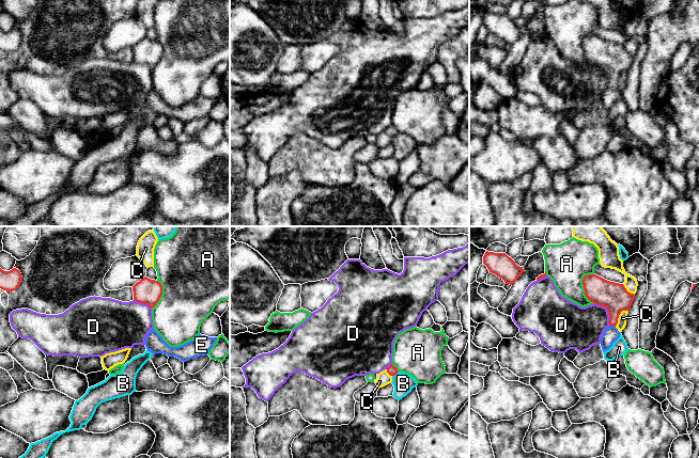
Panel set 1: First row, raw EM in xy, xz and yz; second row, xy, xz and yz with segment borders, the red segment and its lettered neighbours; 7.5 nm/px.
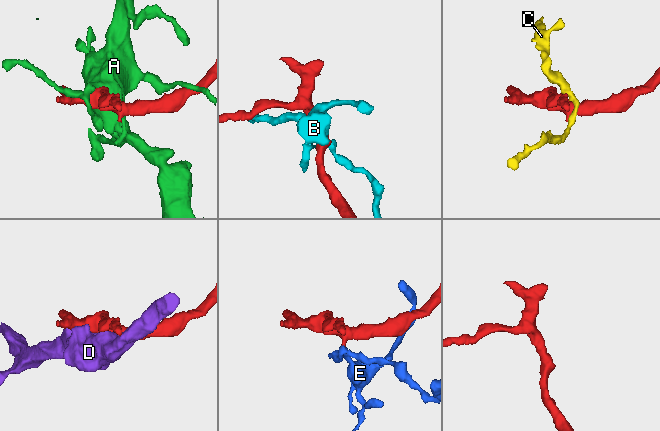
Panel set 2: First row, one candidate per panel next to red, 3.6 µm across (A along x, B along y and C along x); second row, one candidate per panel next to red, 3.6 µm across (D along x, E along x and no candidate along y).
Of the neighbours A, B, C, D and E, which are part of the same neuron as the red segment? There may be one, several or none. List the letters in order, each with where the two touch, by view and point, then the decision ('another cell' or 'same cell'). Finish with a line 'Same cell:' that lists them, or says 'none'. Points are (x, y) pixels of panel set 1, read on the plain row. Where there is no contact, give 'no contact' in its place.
A: yz (584, 49) | another cell
B: xz (395, 135) | another cell
C: yz (618, 77) | another cell
D: yz (607, 70) | another cell
E: yz (612, 85) | same cell
Same cell: E

